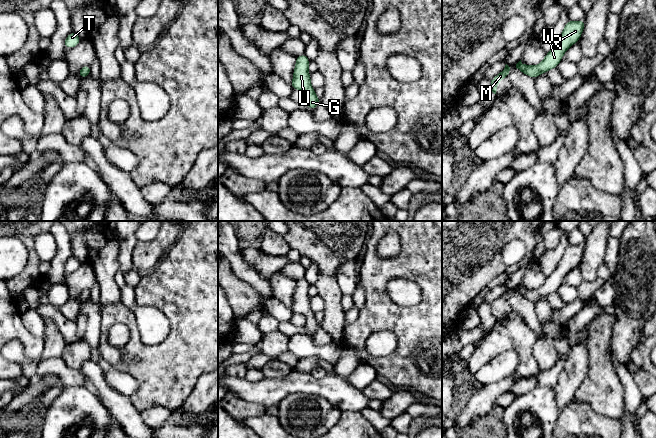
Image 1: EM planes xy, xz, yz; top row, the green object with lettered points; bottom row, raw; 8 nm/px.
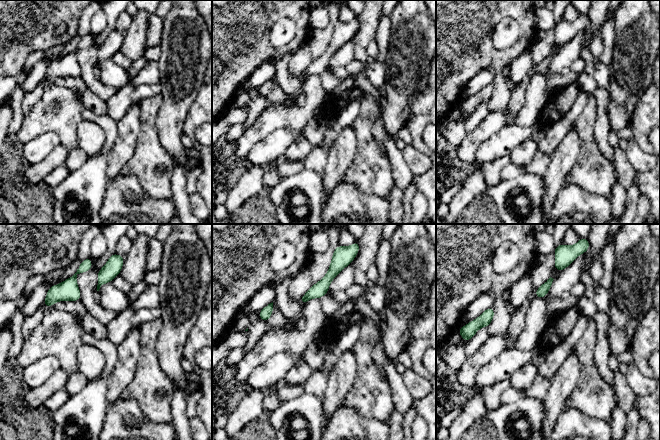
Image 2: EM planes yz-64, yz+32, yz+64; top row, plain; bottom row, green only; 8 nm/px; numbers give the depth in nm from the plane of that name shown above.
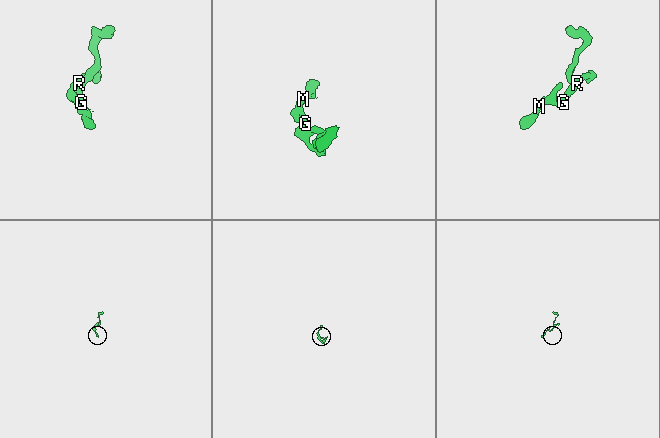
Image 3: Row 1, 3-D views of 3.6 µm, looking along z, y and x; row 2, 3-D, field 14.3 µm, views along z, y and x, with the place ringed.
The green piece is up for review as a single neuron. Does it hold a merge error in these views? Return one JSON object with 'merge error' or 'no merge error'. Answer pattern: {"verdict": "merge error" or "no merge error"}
{"verdict": "no merge error"}

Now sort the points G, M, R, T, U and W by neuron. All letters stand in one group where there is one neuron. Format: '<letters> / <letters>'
G M R T U W

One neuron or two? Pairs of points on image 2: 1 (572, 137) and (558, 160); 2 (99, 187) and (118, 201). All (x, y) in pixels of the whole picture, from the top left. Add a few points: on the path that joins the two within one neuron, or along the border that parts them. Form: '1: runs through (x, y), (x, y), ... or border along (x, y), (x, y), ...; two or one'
1: runs through (571, 143), (569, 149), (564, 154); one
2: border along (109, 181), (99, 213); two

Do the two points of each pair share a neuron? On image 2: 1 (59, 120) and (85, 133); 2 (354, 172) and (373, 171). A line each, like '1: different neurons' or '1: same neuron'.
1: different neurons
2: same neuron

